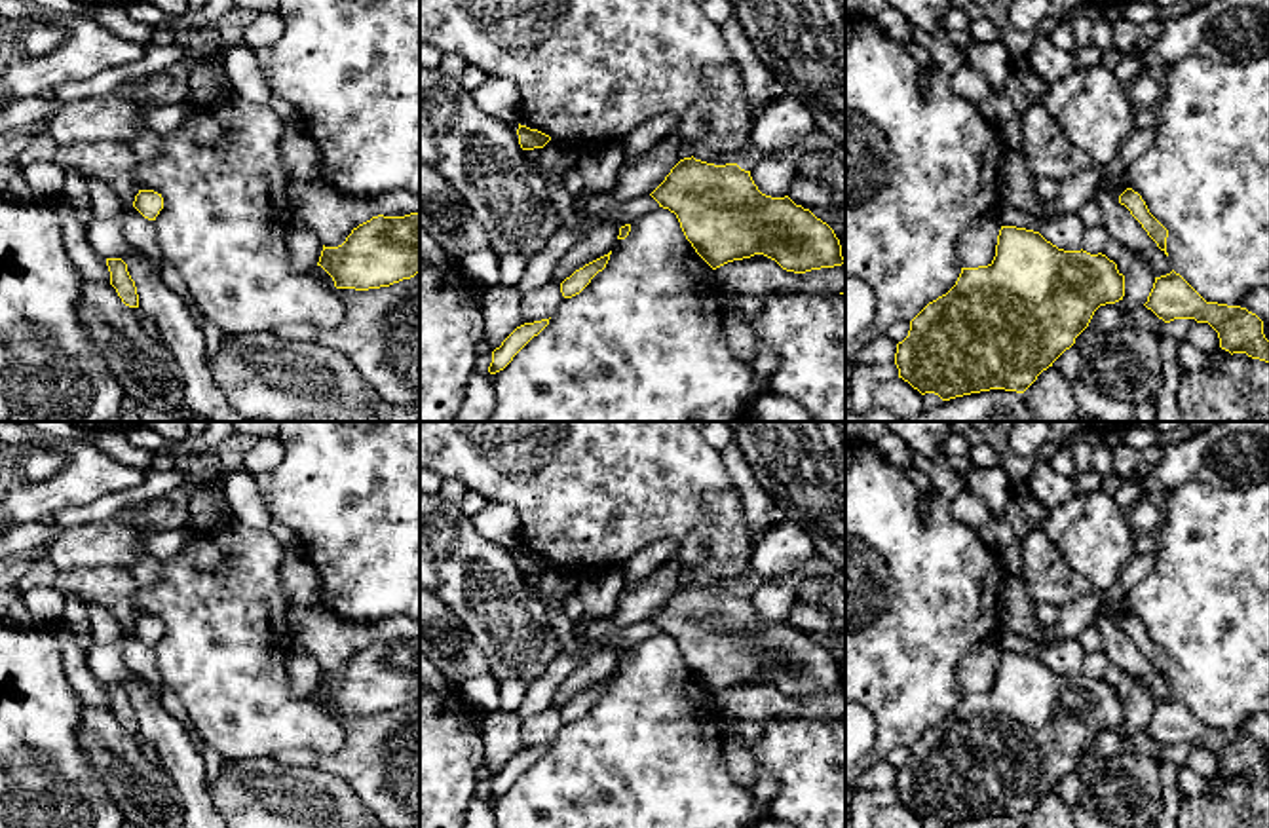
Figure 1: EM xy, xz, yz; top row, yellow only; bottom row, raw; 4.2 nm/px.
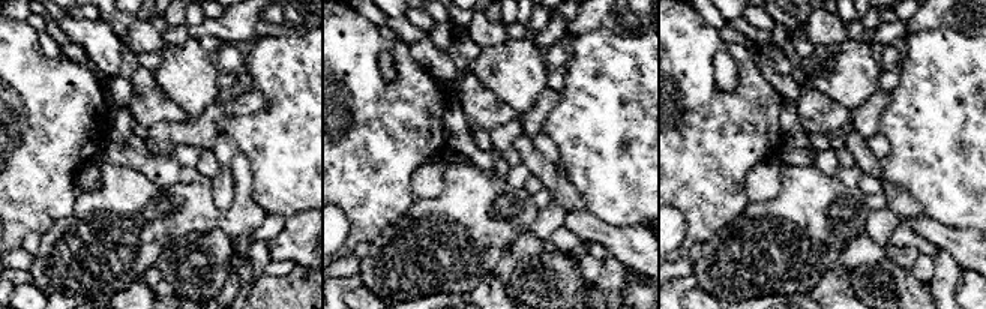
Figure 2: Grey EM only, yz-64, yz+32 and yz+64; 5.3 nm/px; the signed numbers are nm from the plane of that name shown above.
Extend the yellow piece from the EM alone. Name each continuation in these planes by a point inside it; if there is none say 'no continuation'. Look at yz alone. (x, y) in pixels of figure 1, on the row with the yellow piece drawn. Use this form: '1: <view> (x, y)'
no continuation

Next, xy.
no continuation

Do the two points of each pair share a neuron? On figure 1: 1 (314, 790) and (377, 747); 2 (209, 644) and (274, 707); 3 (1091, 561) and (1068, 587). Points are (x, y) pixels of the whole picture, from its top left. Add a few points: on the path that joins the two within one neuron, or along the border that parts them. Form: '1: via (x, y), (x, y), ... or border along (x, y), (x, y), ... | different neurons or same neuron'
1: border along (314, 766), (339, 775), (367, 808) | different neurons
2: via (225, 659), (259, 694) | same neuron
3: border along (1049, 540), (1053, 549), (1095, 591) | different neurons

